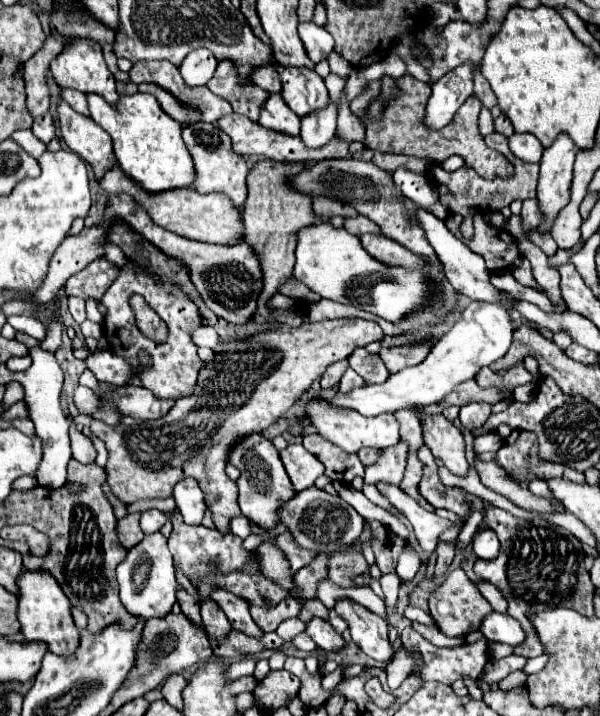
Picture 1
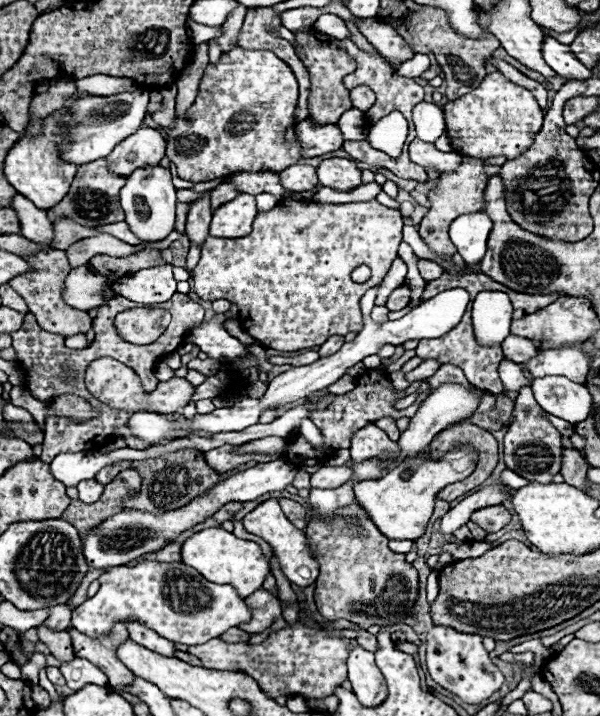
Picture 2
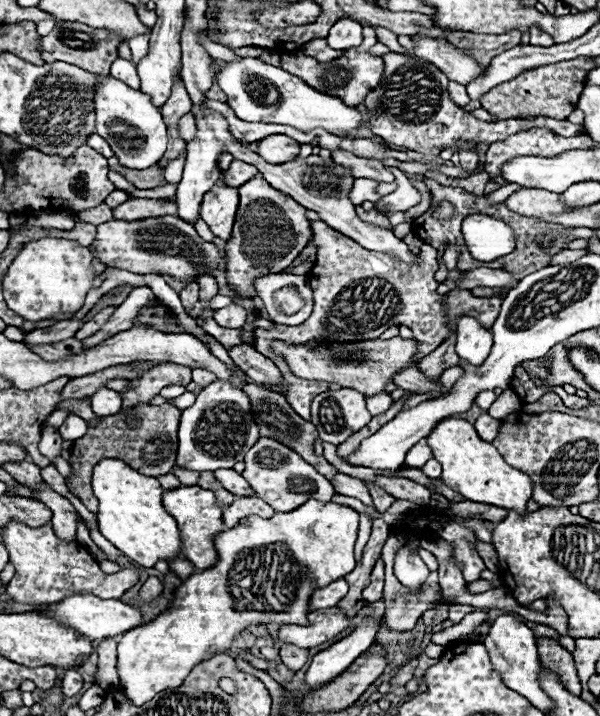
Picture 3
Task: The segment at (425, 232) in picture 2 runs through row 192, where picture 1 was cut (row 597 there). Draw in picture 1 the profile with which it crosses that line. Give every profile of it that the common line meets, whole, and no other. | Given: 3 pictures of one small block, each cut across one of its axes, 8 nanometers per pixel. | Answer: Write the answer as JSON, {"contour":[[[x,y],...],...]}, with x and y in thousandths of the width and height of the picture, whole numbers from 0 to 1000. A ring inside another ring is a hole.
{"contour":[[[760,793],[757,799],[747,799],[743,810],[717,830],[713,846],[717,846],[717,860],[723,863],[727,874],[737,877],[737,883],[743,888],[777,888],[777,885],[797,880],[807,860],[820,855],[817,844],[807,838],[797,818],[773,802],[770,793]]]}

